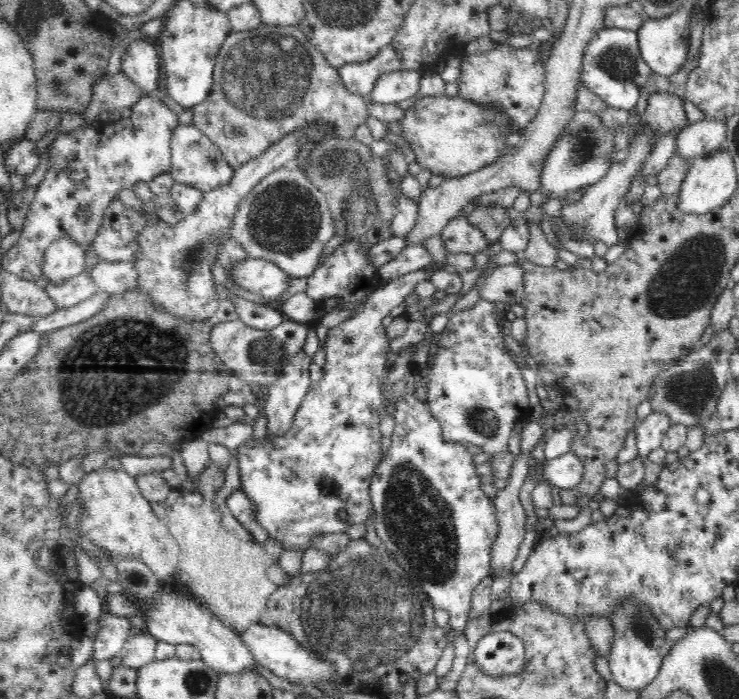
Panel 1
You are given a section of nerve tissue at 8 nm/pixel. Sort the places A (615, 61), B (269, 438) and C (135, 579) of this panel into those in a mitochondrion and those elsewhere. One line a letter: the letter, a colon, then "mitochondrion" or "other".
A: mitochondrion
B: other
C: mitochondrion

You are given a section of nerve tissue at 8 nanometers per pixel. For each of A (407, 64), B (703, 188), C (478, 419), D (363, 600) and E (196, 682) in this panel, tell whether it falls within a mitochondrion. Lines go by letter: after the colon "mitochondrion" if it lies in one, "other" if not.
A: other
B: other
C: mitochondrion
D: mitochondrion
E: mitochondrion

